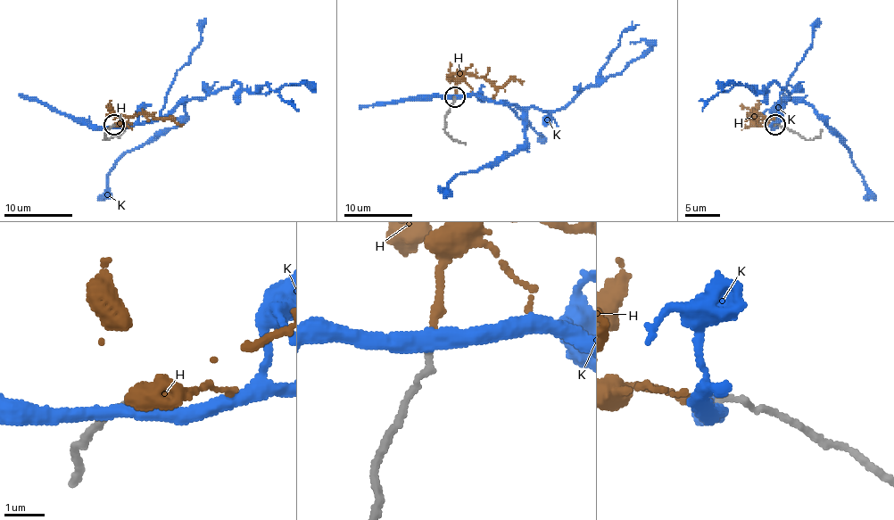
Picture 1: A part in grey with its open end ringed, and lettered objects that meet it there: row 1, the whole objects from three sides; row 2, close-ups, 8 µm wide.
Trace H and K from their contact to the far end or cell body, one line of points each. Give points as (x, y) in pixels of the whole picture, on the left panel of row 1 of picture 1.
H: (114, 124), (123, 116), (145, 112), (175, 120), (181, 126)
K: (114, 126), (162, 119), (181, 102), (218, 92), (235, 81), (262, 94), (285, 85), (309, 83), (289, 85)

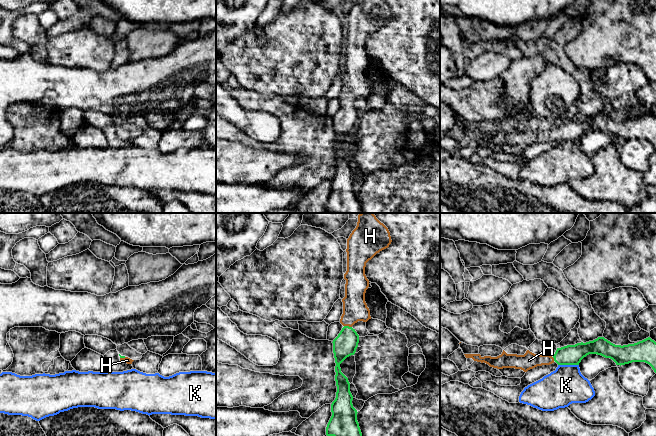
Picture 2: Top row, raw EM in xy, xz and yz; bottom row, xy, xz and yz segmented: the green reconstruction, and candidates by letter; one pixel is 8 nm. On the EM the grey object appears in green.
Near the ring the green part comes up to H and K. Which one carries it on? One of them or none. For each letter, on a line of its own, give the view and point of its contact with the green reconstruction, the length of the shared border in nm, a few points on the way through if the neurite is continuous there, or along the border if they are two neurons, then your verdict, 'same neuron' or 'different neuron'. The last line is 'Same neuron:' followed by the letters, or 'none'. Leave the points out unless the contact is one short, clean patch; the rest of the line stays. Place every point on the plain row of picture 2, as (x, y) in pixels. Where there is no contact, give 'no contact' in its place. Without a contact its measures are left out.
H: xz (348, 102) | 70 nm | across xz (345, 120), (348, 102), (348, 95), (355, 85) | same neuron
K: yz (568, 140) | 170 nm | along yz (558, 140), (578, 141) | different neuron
Same neuron: H

